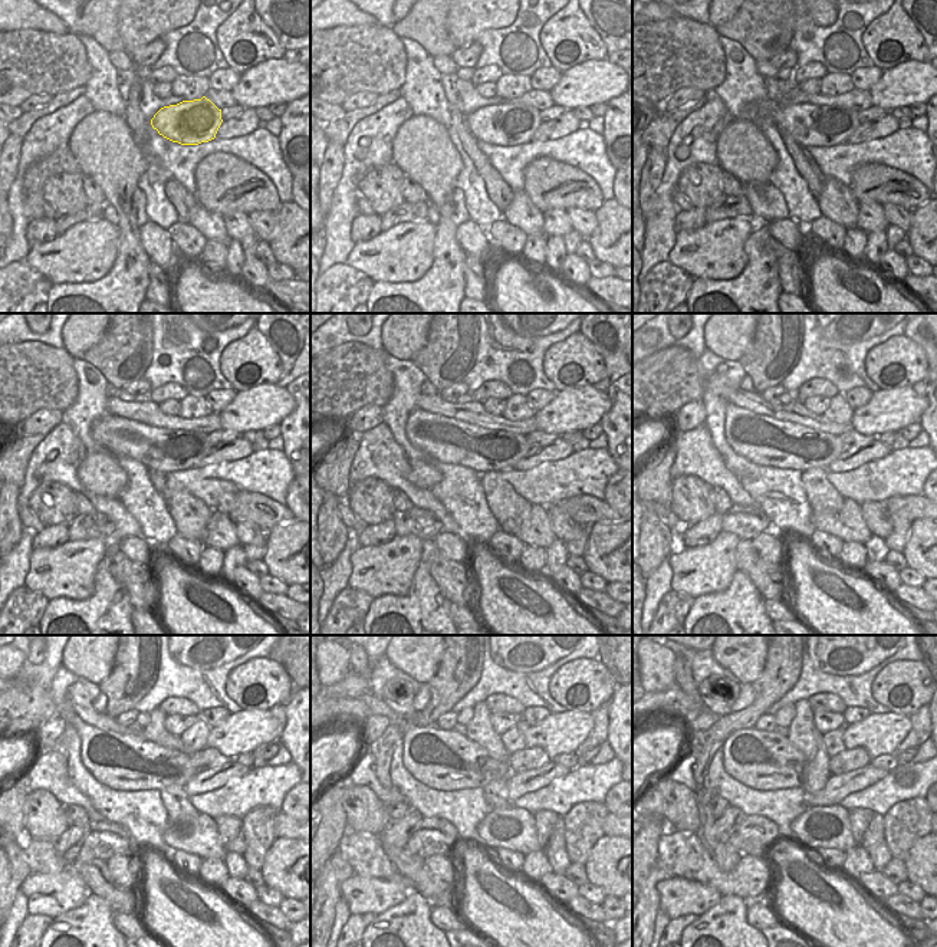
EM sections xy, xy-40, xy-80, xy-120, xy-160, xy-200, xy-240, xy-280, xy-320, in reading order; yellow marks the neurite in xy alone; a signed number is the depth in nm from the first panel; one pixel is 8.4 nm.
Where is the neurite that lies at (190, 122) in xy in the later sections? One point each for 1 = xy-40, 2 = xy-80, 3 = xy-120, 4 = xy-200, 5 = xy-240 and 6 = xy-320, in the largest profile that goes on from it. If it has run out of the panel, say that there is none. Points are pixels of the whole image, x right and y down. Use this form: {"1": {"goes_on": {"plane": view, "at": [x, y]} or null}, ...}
{"1": {"goes_on": {"plane": "xy-40", "at": [510, 124]}}, "2": {"goes_on": {"plane": "xy-80", "at": [811, 125]}}, "3": {"goes_on": {"plane": "xy-120", "at": [165, 450]}}, "4": {"goes_on": {"plane": "xy-200", "at": [762, 440]}}, "5": {"goes_on": {"plane": "xy-240", "at": [124, 762]}}, "6": {"goes_on": {"plane": "xy-320", "at": [763, 760]}}}

